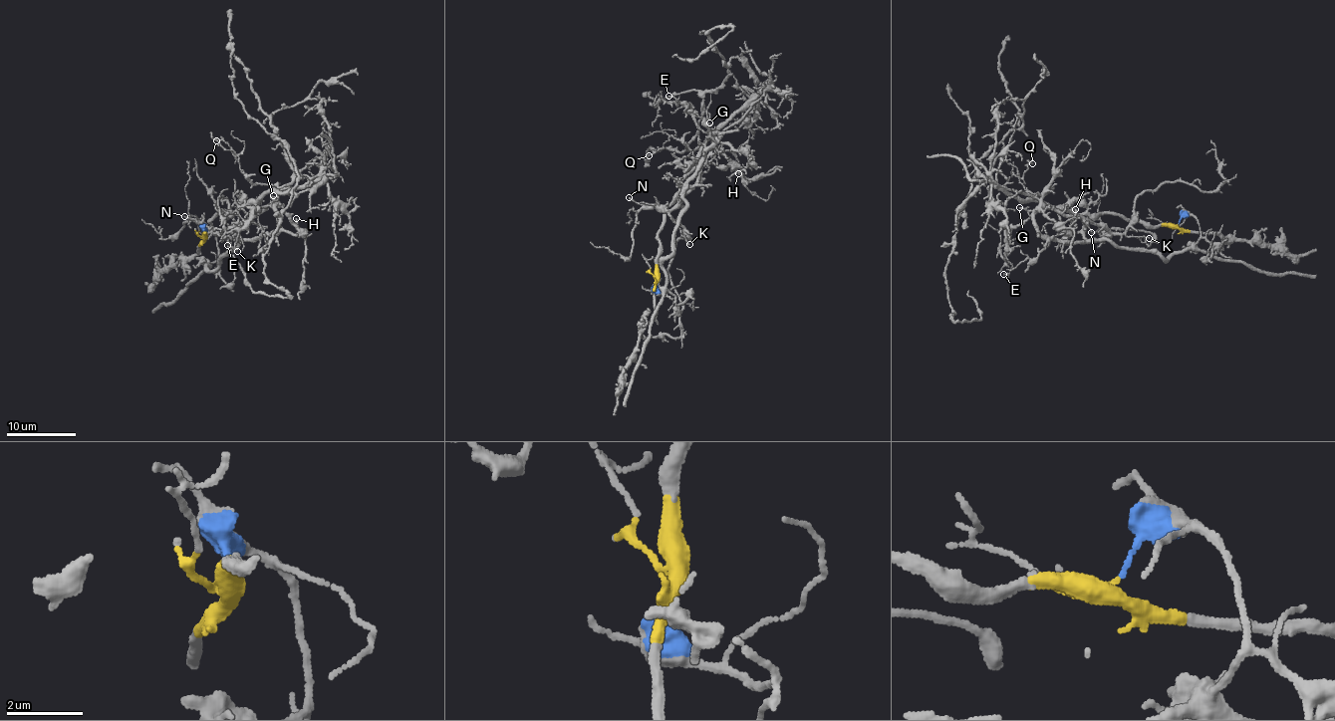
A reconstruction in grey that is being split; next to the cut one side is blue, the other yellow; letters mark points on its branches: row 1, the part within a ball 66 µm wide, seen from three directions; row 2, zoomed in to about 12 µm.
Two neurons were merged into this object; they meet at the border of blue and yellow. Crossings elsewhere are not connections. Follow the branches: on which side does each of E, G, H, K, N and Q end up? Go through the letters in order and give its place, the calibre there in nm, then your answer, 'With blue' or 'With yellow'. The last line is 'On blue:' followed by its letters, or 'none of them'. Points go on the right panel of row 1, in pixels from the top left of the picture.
E: Place: (1003, 274). Thickness 90 nm. With blue
G: Place: (1019, 207). Thickness 110 nm. With blue
H: Place: (1075, 209). Thickness 190 nm. With blue
K: Place: (1149, 238). Thickness 100 nm. With blue
N: Place: (1091, 232). Thickness 120 nm. With blue
Q: Place: (1032, 163). Thickness 100 nm. With blue
On blue: E, G, H, K, N, Q

